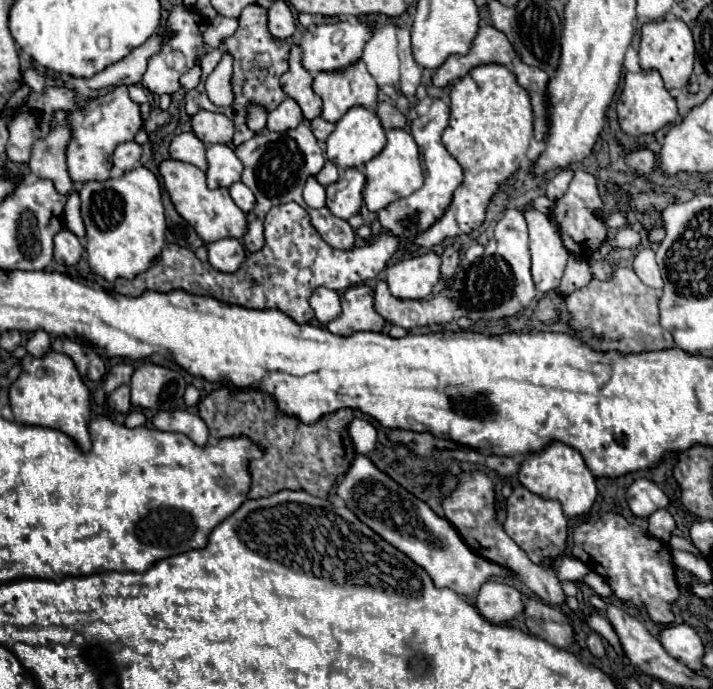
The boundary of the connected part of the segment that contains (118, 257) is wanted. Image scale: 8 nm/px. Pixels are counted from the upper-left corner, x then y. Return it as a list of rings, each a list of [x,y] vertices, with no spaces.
[[[135,167],[119,179],[83,183],[79,195],[81,195],[81,217],[87,229],[85,249],[89,253],[89,265],[93,273],[101,275],[107,281],[115,281],[119,277],[135,279],[135,275],[147,271],[159,259],[161,249],[165,245],[167,223],[165,223],[165,209],[161,203],[159,181],[147,167]]]

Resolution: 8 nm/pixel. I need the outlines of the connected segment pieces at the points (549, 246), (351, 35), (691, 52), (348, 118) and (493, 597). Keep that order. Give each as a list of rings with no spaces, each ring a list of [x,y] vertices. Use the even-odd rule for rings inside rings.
[[[539,211],[525,213],[531,239],[531,275],[539,291],[553,291],[565,271],[569,251],[559,239],[559,227],[555,227],[551,215]]]
[[[323,23],[317,25],[313,31],[307,31],[299,43],[301,53],[303,53],[303,67],[311,73],[319,71],[335,71],[343,69],[351,63],[355,63],[361,57],[363,45],[371,37],[371,27],[367,23],[351,25],[351,23]]]
[[[681,19],[671,21],[653,21],[643,25],[641,33],[641,45],[639,45],[639,63],[647,69],[657,69],[665,81],[667,89],[673,87],[685,87],[689,83],[689,77],[693,73],[693,57],[695,57],[695,41],[693,33]]]
[[[351,107],[335,125],[335,131],[329,135],[327,139],[327,159],[333,161],[339,167],[359,167],[363,163],[367,163],[369,159],[373,159],[383,147],[385,147],[387,139],[385,139],[385,129],[381,125],[381,119],[375,111],[367,109],[367,107]]]
[[[487,581],[479,589],[479,597],[475,605],[487,621],[495,625],[503,625],[523,613],[523,595],[509,583]]]

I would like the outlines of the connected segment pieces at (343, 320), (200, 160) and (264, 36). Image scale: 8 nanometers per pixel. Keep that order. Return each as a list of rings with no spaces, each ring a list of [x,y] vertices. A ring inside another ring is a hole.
[[[355,285],[341,293],[341,315],[327,323],[327,329],[337,335],[351,335],[357,331],[383,331],[387,321],[375,311],[375,293],[369,285]]]
[[[181,133],[171,141],[169,153],[173,159],[181,159],[199,169],[207,169],[205,161],[205,145],[195,137],[195,133]]]
[[[253,3],[253,5],[247,5],[243,9],[243,13],[239,15],[239,27],[237,27],[237,33],[233,35],[233,39],[225,39],[217,49],[211,49],[203,55],[201,59],[201,69],[203,69],[203,75],[201,75],[201,83],[193,89],[193,91],[187,91],[185,93],[185,109],[189,115],[195,115],[197,111],[207,109],[207,111],[215,111],[215,113],[223,113],[227,115],[229,119],[233,119],[235,123],[235,137],[233,137],[233,145],[239,145],[247,139],[251,139],[255,133],[247,127],[245,123],[245,103],[261,103],[263,107],[267,107],[269,111],[273,111],[283,99],[285,99],[285,93],[281,91],[281,85],[279,85],[279,75],[283,75],[287,71],[287,53],[289,53],[289,45],[286,41],[279,41],[275,39],[269,31],[267,31],[267,9],[263,9],[261,5]],[[261,51],[269,51],[271,57],[273,57],[273,65],[269,69],[263,69],[259,71],[255,67],[255,57],[257,53]],[[223,53],[229,53],[233,55],[233,89],[235,89],[235,101],[231,107],[223,109],[223,107],[215,107],[209,99],[207,99],[207,93],[205,93],[205,79],[207,75],[219,65]]]

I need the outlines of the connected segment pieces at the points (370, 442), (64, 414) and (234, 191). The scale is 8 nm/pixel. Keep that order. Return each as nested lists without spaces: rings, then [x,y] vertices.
[[[353,419],[353,423],[349,425],[349,433],[351,433],[351,439],[353,439],[357,453],[367,455],[369,451],[373,451],[375,443],[377,443],[377,429],[373,427],[371,421]]]
[[[47,351],[45,357],[25,355],[21,361],[21,373],[9,389],[9,403],[13,417],[23,425],[41,425],[63,431],[83,449],[91,449],[87,421],[91,419],[91,391],[83,383],[75,363],[69,355]]]
[[[241,181],[233,183],[229,187],[229,193],[231,193],[231,199],[235,201],[235,205],[243,211],[243,213],[249,213],[253,209],[253,203],[255,203],[255,195],[251,193],[251,189],[247,185],[243,185]]]

